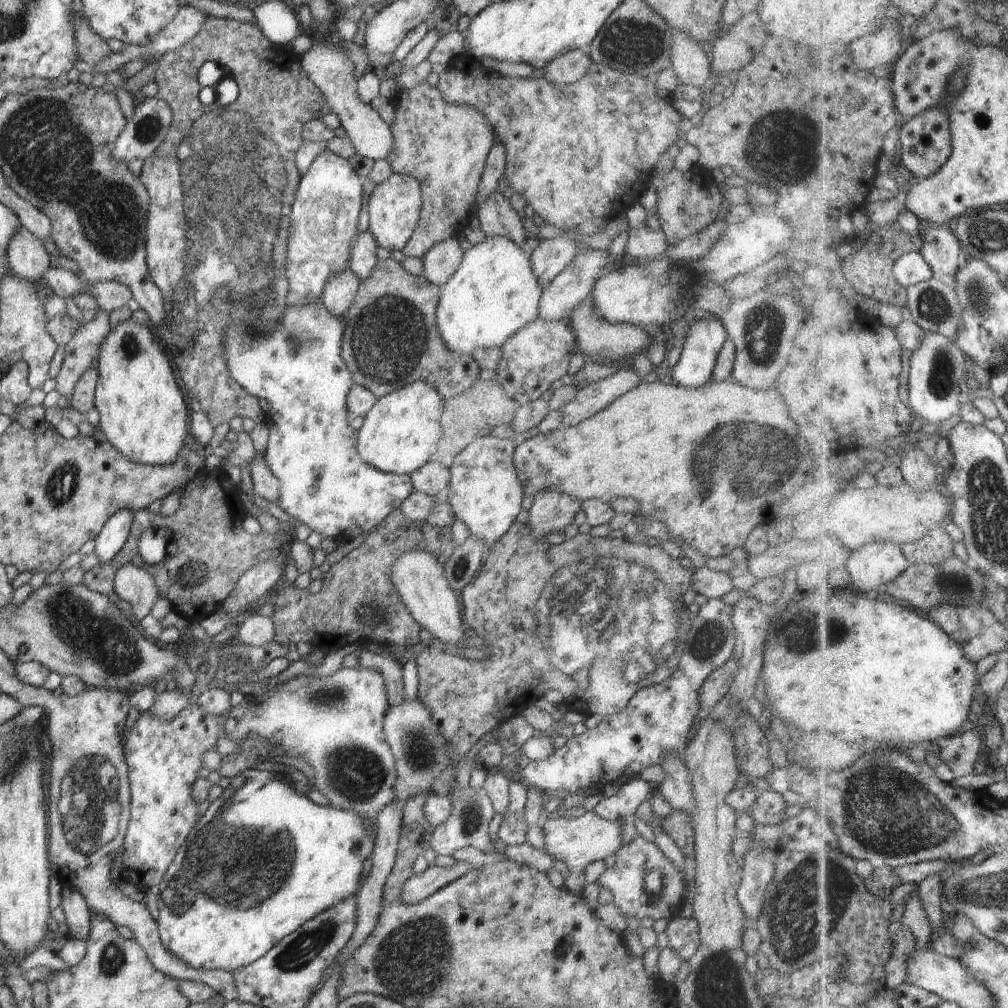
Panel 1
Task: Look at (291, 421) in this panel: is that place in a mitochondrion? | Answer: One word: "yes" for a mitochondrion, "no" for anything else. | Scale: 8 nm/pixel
no

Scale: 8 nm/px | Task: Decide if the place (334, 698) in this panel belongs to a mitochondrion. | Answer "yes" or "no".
yes

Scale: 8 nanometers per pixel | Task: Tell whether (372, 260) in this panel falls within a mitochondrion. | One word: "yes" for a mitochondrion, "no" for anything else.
no

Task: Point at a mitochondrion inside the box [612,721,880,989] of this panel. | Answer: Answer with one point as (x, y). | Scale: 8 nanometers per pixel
(811, 900)

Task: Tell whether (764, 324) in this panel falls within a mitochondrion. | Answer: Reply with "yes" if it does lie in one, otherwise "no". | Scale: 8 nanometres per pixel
yes

